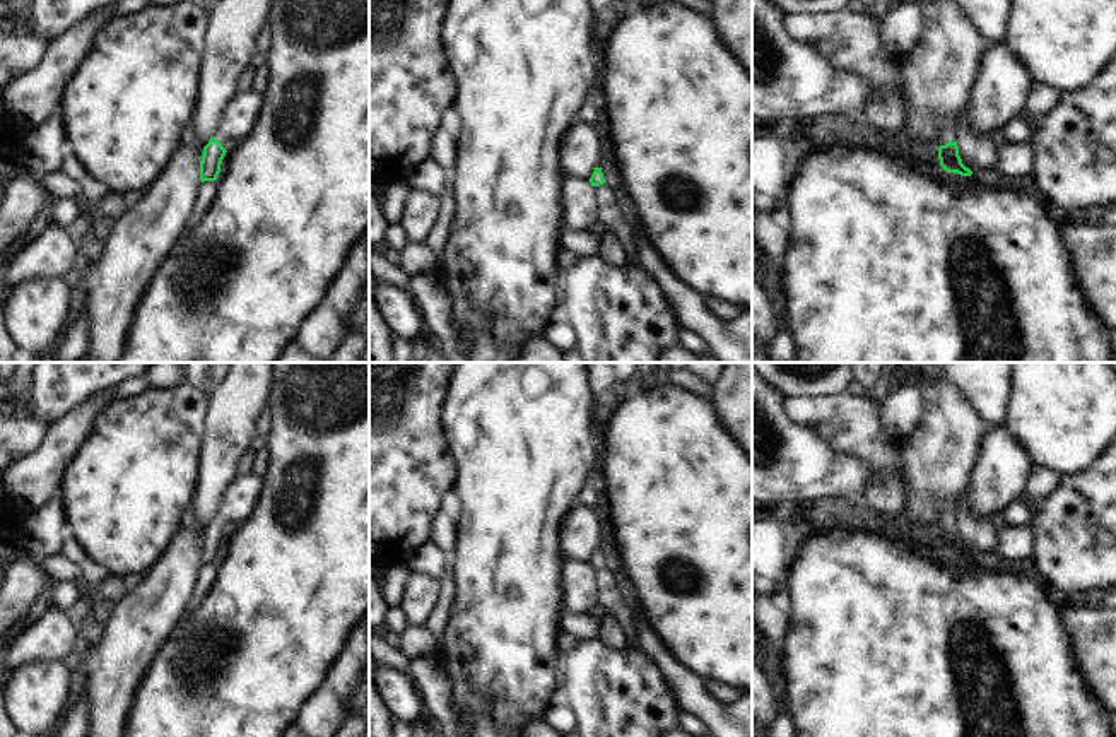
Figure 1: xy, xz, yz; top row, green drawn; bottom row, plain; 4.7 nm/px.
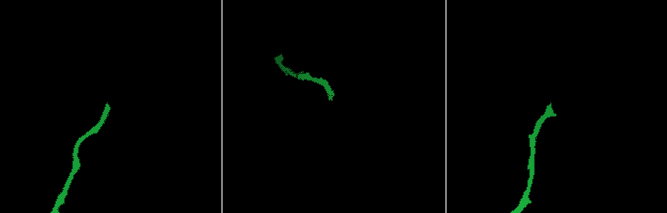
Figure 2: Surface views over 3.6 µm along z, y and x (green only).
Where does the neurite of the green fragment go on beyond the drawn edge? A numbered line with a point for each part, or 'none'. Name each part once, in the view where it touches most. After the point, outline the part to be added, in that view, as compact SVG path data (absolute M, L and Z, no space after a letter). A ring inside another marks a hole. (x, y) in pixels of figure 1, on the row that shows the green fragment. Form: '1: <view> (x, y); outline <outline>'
1: xy (240, 115); outline M253 89L234 92L214 132L215 140L220 142L226 150L236 145L255 125L260 106L261 96Z

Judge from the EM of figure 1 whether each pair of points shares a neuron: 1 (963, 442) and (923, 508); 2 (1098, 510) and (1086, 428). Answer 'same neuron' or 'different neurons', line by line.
1: same neuron
2: different neurons

